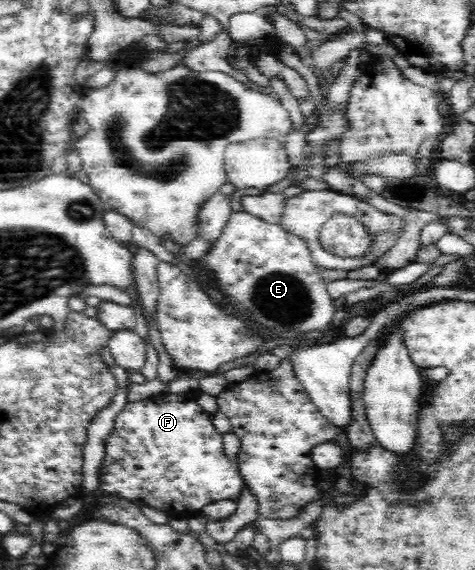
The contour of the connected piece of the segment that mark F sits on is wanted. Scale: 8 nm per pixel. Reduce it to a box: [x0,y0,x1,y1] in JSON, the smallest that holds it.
[99,397,245,518]

